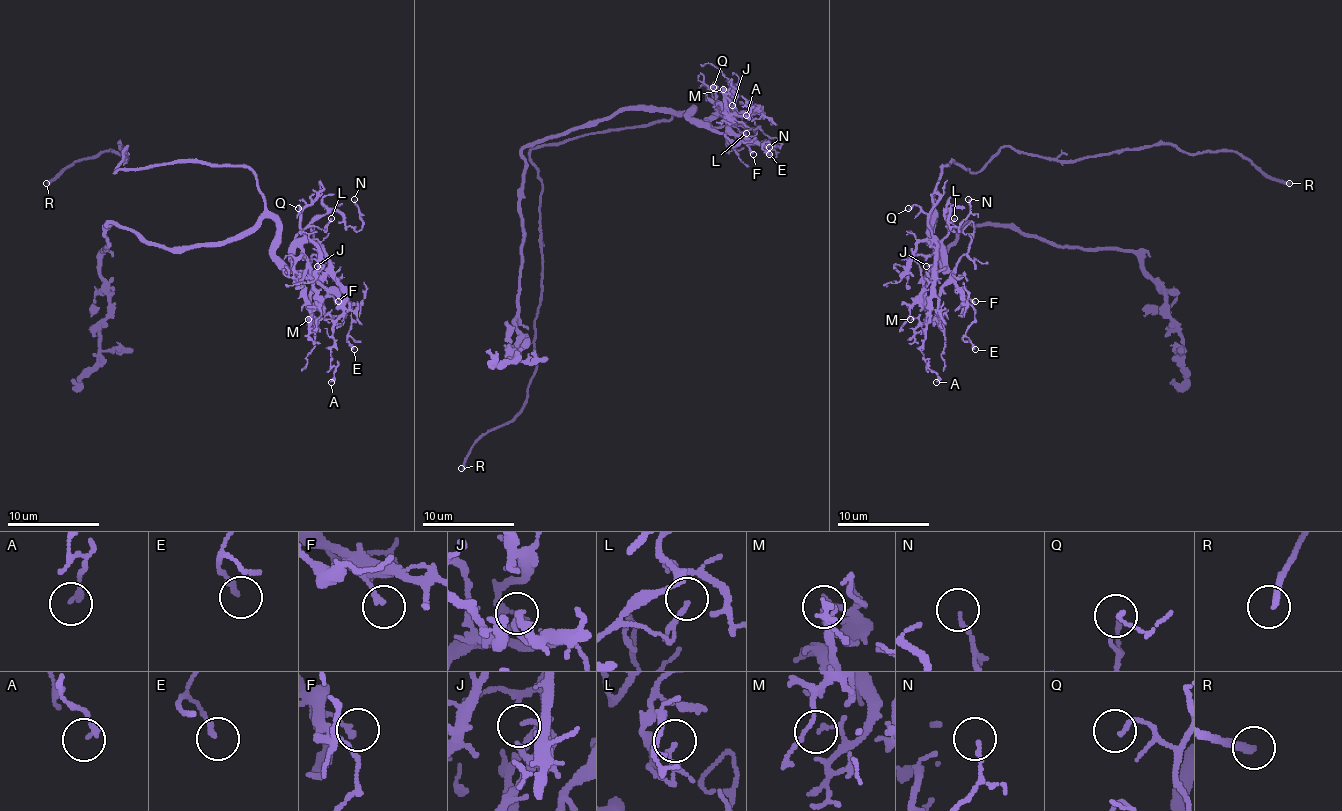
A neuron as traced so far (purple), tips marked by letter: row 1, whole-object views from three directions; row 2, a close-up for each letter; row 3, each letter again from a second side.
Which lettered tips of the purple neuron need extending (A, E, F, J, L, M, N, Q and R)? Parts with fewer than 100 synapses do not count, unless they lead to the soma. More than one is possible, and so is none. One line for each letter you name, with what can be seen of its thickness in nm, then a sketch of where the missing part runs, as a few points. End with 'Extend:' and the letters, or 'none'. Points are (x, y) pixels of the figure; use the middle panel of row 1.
R: calibre 220 nm; course (461, 468), (464, 494), (505, 499), (519, 492), (514, 496)
Extend: R

